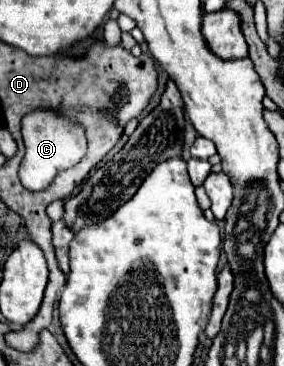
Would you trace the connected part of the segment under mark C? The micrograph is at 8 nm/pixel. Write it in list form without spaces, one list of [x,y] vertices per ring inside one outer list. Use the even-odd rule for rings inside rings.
[[[52,111],[28,113],[22,119],[22,139],[26,153],[20,163],[20,181],[30,191],[46,189],[60,171],[74,167],[86,155],[86,137],[82,133],[82,127]]]

